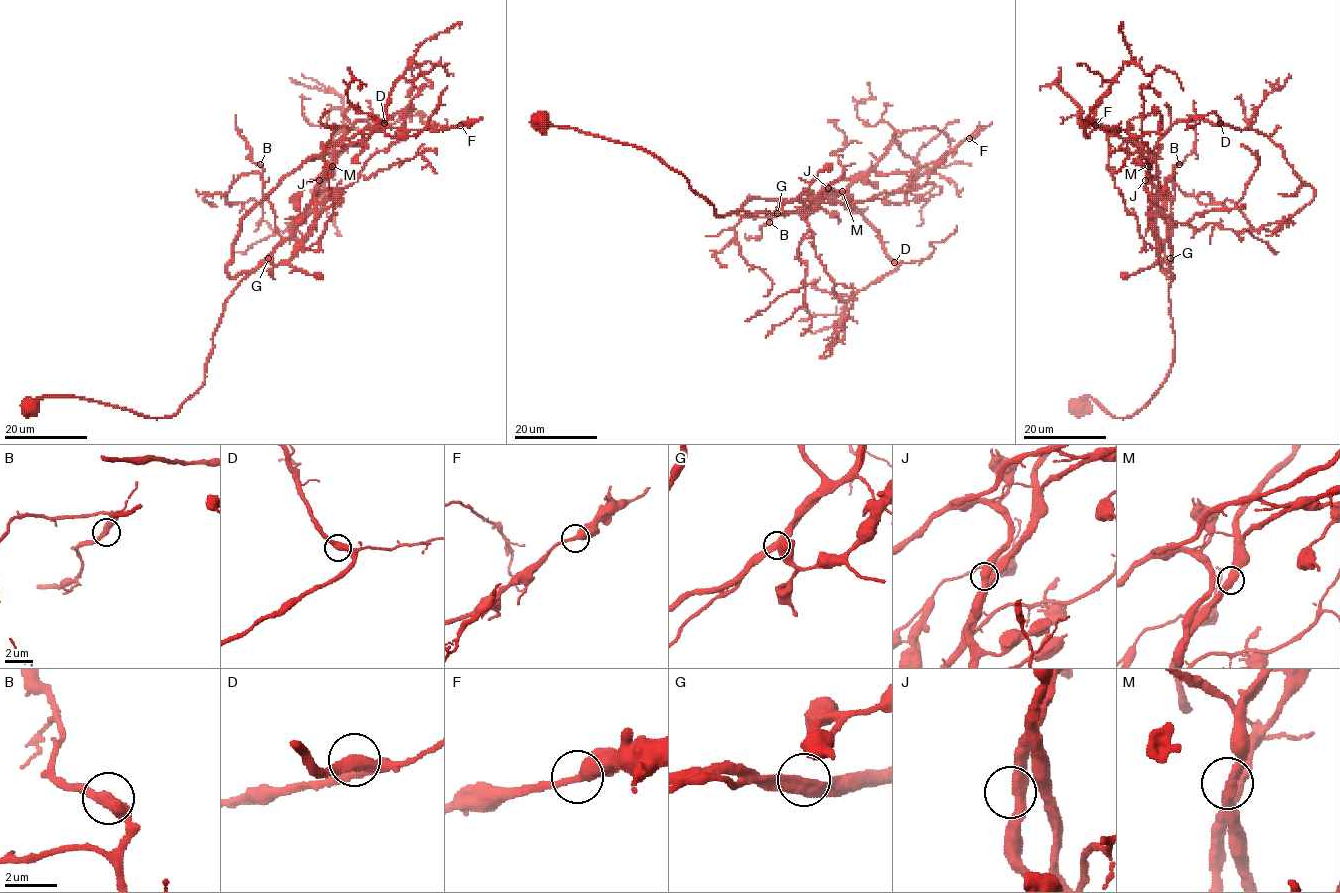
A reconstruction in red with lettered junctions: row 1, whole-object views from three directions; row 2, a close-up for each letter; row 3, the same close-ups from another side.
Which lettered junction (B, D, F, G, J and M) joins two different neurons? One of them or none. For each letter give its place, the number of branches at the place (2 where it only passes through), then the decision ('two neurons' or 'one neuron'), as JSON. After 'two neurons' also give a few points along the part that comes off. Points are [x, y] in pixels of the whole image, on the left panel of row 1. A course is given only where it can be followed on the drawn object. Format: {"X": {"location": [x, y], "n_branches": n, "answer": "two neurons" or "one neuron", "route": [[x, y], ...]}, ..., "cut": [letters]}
{"B": {"location": [260, 164], "n_branches": 2, "answer": "one neuron"}, "D": {"location": [384, 123], "n_branches": 2, "answer": "one neuron"}, "F": {"location": [460, 125], "n_branches": 2, "answer": "one neuron"}, "G": {"location": [268, 258], "n_branches": 2, "answer": "one neuron"}, "J": {"location": [319, 180], "n_branches": 2, "answer": "one neuron"}, "M": {"location": [332, 166], "n_branches": 2, "answer": "one neuron"}, "cut": []}

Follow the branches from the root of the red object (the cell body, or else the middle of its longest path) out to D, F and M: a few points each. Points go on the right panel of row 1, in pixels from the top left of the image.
D: (1078, 406), (1089, 396), (1131, 417), (1166, 378), (1171, 244), (1150, 153), (1178, 121), (1220, 123)
F: (1078, 406), (1089, 396), (1133, 416), (1174, 357), (1155, 155), (1095, 125)
M: (1078, 406), (1089, 396), (1110, 415), (1133, 416), (1162, 385), (1174, 357), (1168, 219), (1154, 200), (1148, 166)

